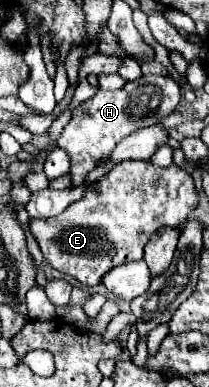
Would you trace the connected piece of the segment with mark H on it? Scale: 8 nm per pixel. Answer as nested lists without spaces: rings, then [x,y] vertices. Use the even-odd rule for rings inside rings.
[[[142,76],[134,82],[128,82],[122,90],[108,92],[100,88],[96,96],[82,102],[72,112],[74,116],[70,124],[58,136],[58,146],[64,148],[72,160],[72,166],[70,166],[72,188],[80,186],[86,174],[94,170],[98,162],[102,162],[102,158],[108,158],[110,150],[114,150],[114,146],[122,138],[130,136],[132,132],[140,128],[154,126],[162,118],[166,118],[170,112],[174,112],[180,98],[182,98],[180,86],[170,76]]]

